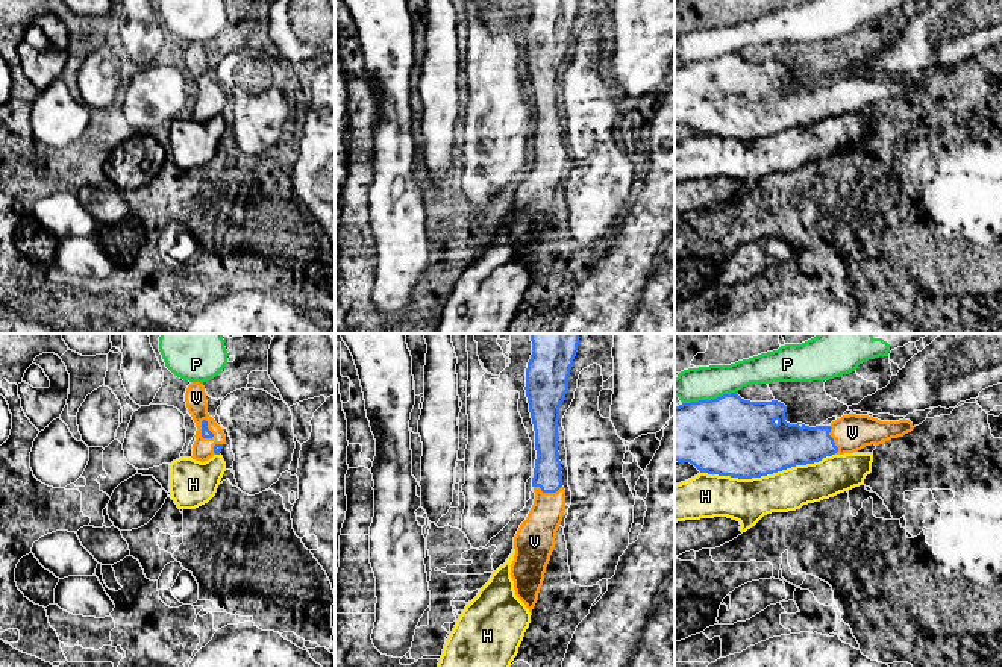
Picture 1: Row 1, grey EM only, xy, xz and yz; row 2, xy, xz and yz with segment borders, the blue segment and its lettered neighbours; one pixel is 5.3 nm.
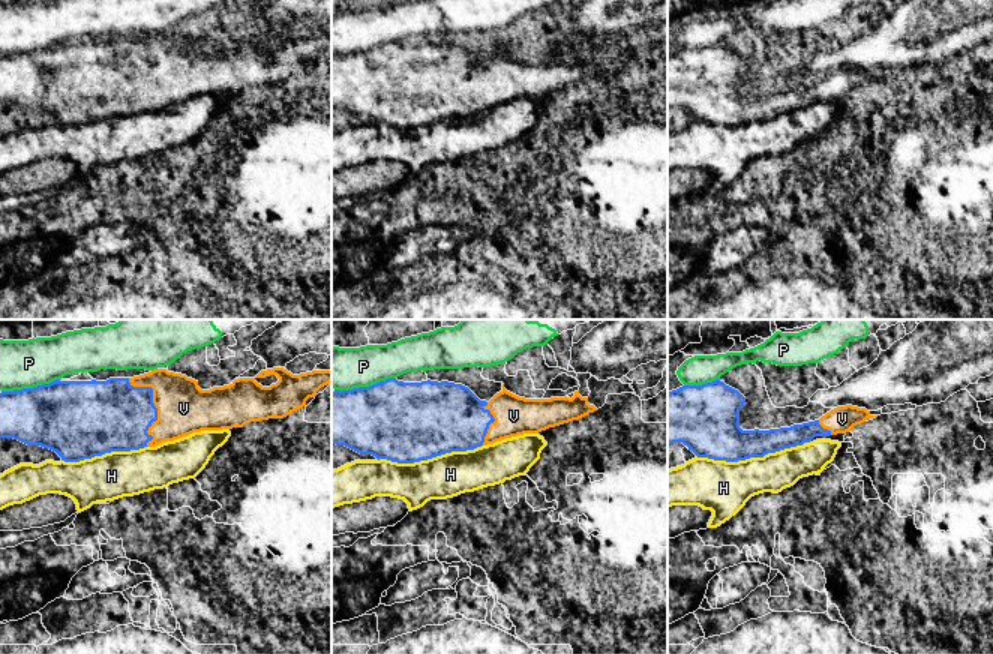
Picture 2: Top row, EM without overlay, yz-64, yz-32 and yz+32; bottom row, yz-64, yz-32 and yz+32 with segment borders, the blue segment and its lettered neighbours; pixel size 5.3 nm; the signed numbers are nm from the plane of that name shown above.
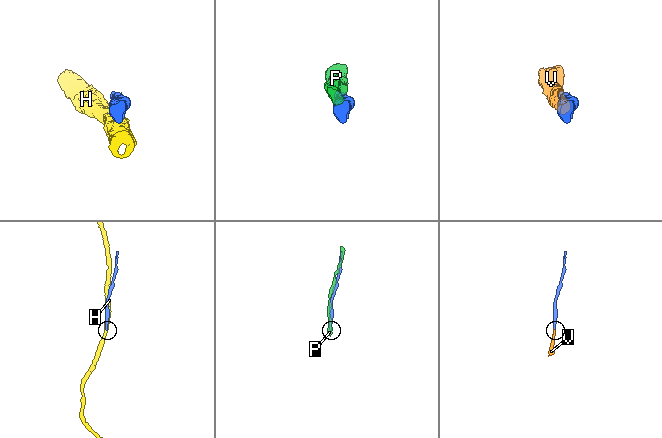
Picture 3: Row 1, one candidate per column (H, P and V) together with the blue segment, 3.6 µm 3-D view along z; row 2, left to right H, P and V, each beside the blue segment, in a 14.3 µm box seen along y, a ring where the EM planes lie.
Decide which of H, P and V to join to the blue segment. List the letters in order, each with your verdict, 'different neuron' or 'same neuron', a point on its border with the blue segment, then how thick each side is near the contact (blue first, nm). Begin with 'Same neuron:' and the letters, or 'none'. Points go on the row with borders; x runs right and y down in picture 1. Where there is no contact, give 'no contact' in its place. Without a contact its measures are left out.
Same neuron: V
H: different neuron | yz (767, 473) | 420/240 nm
P: different neuron | yz (708, 400) | 420/180 nm
V: same neuron | xy (208, 429) | 50/110 nm

